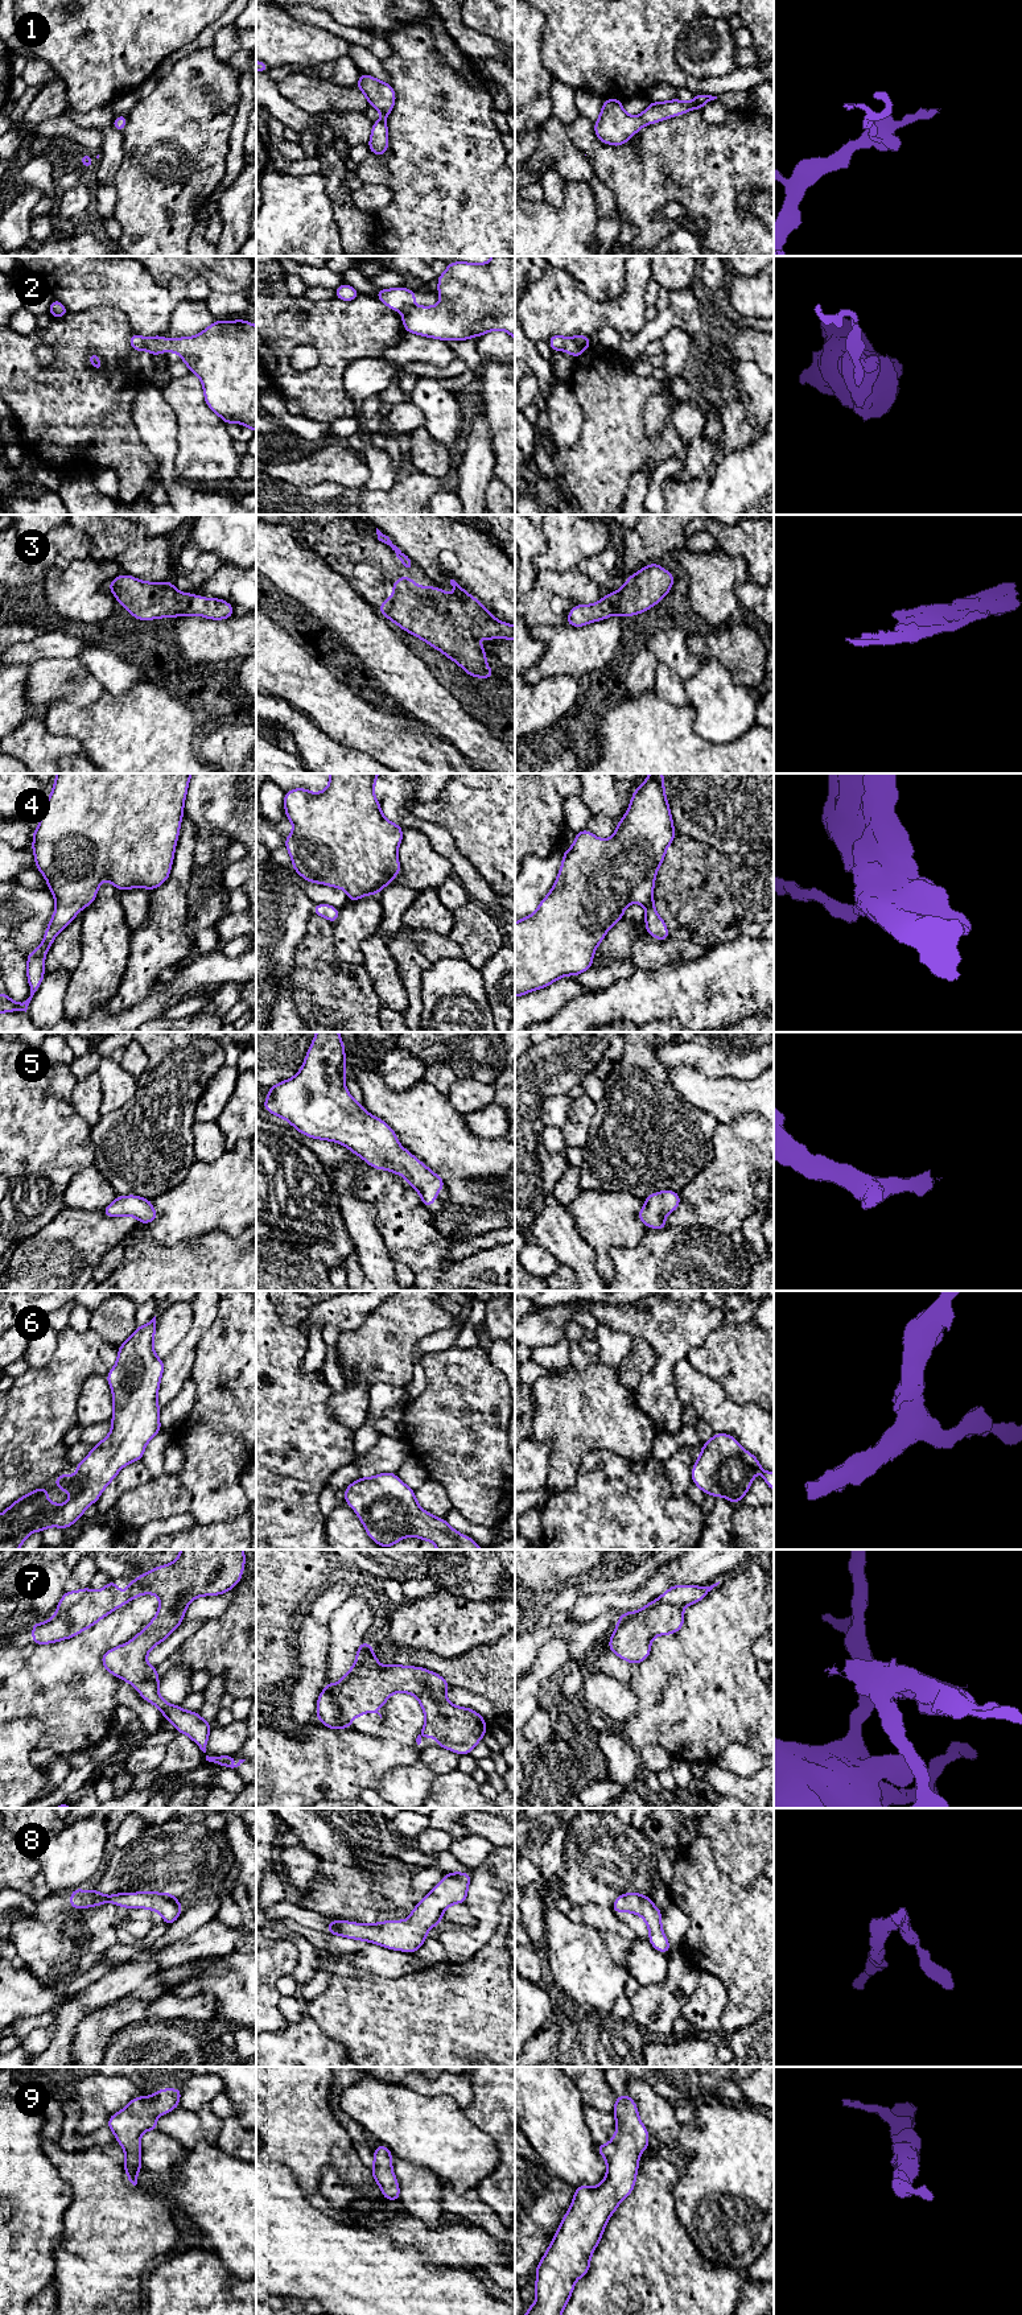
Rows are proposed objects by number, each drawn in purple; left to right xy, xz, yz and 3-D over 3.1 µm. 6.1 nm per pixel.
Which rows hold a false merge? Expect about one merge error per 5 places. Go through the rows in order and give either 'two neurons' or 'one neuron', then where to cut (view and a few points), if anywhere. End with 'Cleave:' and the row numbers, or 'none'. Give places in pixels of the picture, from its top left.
1: one neuron | no cut
2: two neurons | xy (148, 338), (144, 349)
3: one neuron | no cut
4: one neuron | no cut
5: one neuron | no cut
6: one neuron | no cut
7: two neurons | xz (324, 1690), (333, 1696), (338, 1709), (350, 1723)
8: one neuron | no cut
9: one neuron | no cut
Cleave: 2, 7

